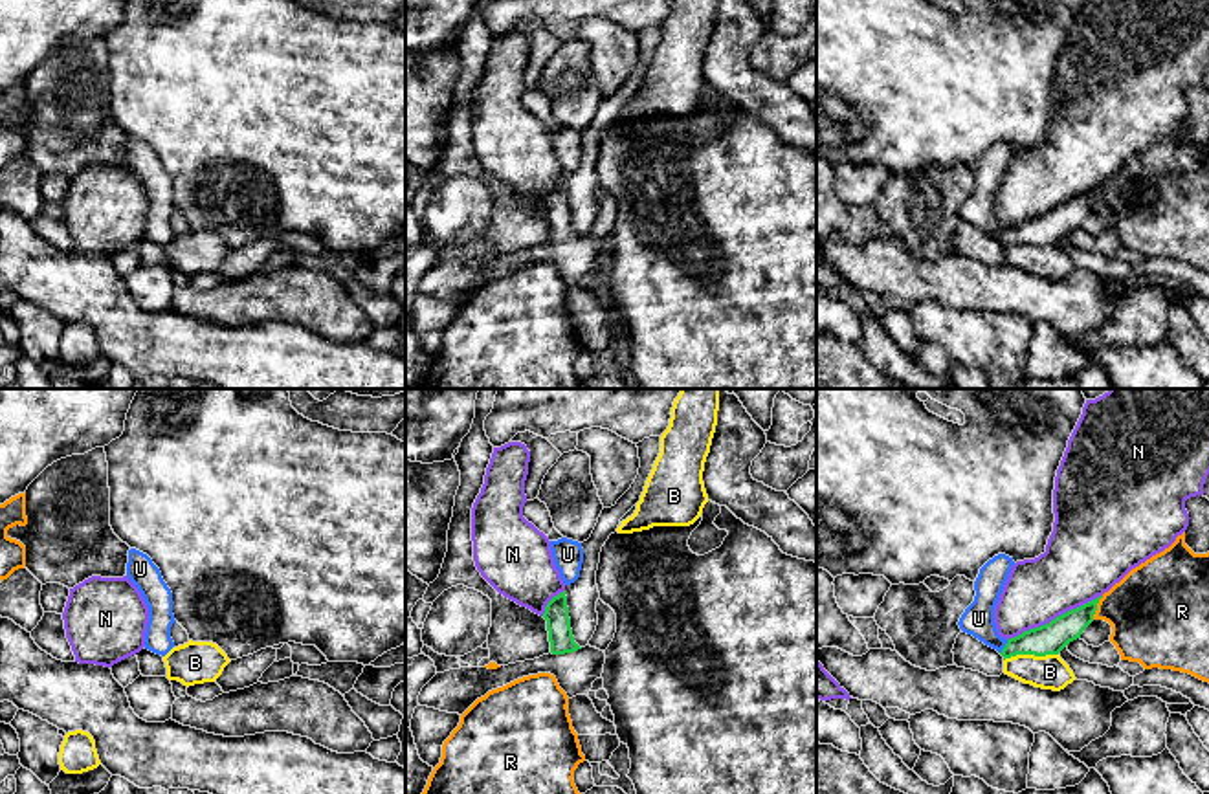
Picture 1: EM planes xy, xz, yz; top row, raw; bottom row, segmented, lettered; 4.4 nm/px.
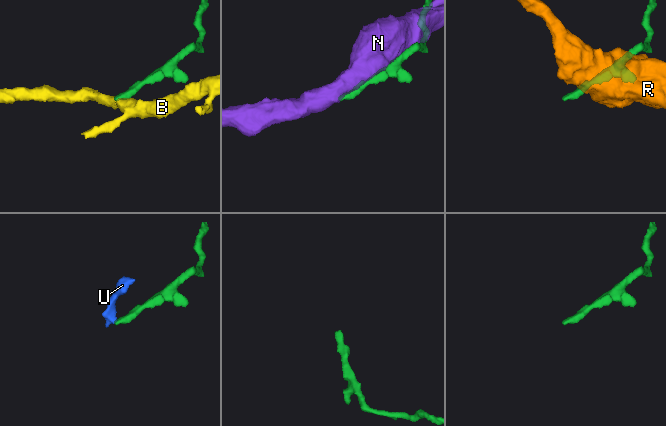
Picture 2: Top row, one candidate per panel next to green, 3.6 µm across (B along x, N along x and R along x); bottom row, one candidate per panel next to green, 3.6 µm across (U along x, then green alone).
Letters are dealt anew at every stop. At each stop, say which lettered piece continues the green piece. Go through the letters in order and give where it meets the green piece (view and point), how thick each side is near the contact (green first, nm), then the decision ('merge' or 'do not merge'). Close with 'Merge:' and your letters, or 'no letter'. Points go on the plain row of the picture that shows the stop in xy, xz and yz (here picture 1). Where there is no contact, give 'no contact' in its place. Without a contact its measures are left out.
B: yz (1030, 242) | 140/150 nm | do not merge
N: yz (1055, 208) | 140/320 nm | do not merge
R: yz (1096, 197) | 140/380 nm | do not merge
U: yz (1004, 237) | 140/140 nm | do not merge
Merge: no letter

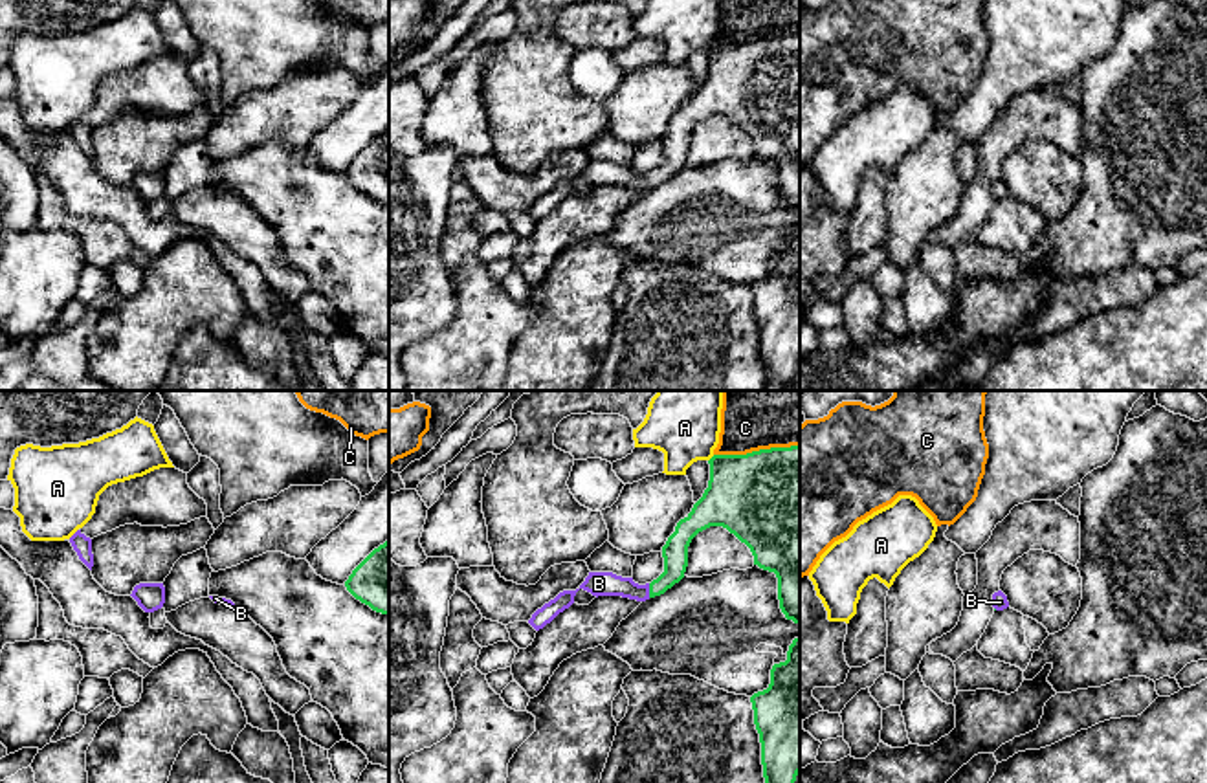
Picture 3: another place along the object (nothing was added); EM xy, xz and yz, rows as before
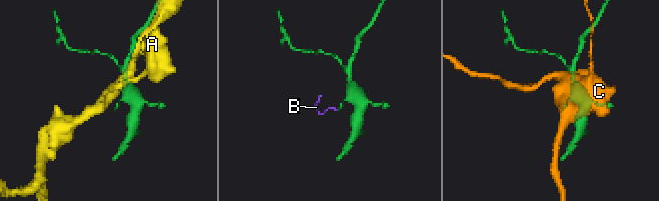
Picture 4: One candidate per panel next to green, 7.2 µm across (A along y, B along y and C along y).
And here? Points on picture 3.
A: xz (710, 48) | 380/240 nm | do not merge
B: xz (650, 180) | 110/110 nm | merge
C: xz (756, 41) | 480/190 nm | do not merge
Merge: B

